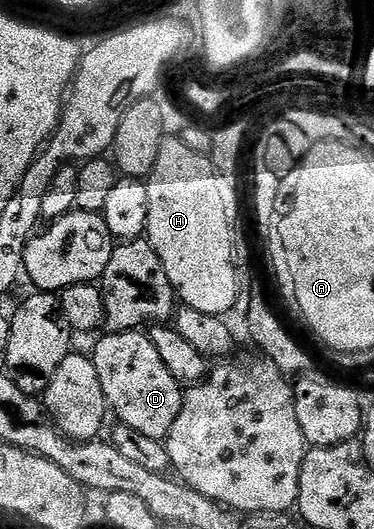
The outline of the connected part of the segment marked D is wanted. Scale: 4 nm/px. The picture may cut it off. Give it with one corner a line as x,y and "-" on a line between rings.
133,329
104,333
100,337
96,348
90,351
90,358
94,361
94,369
98,369
98,381
102,381
102,393
111,414
117,415
124,427
138,429
138,433
146,437
167,440
184,404
182,385
172,376
170,369
166,369
147,334

